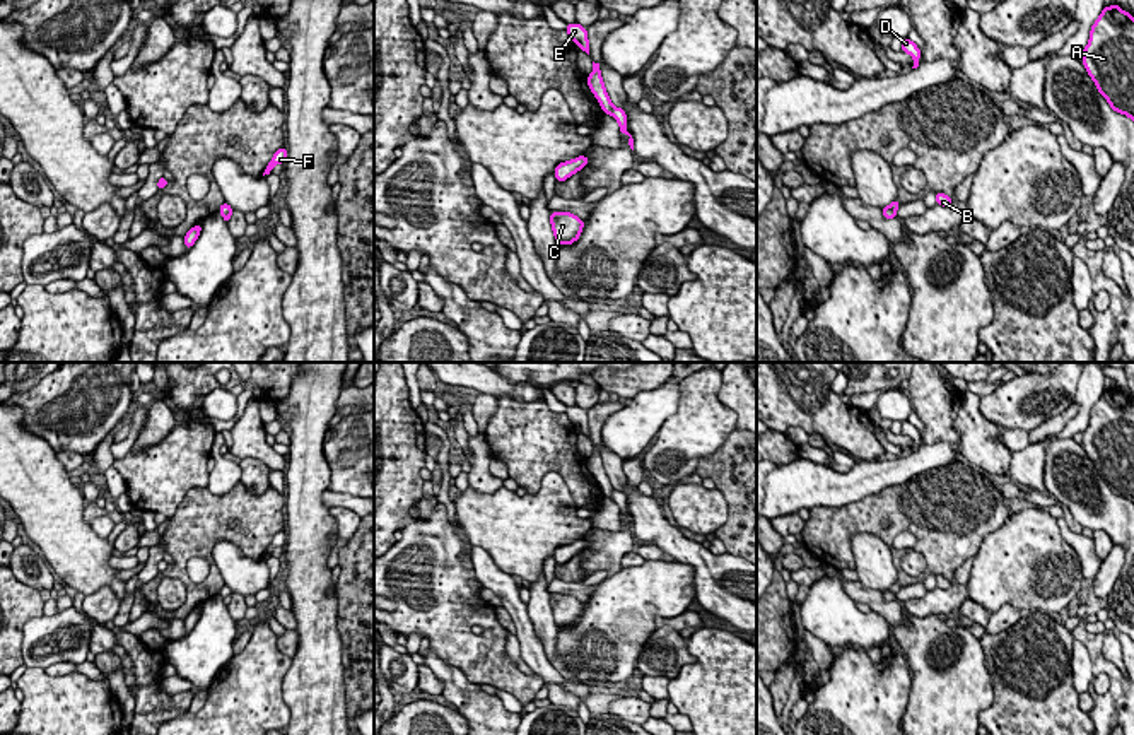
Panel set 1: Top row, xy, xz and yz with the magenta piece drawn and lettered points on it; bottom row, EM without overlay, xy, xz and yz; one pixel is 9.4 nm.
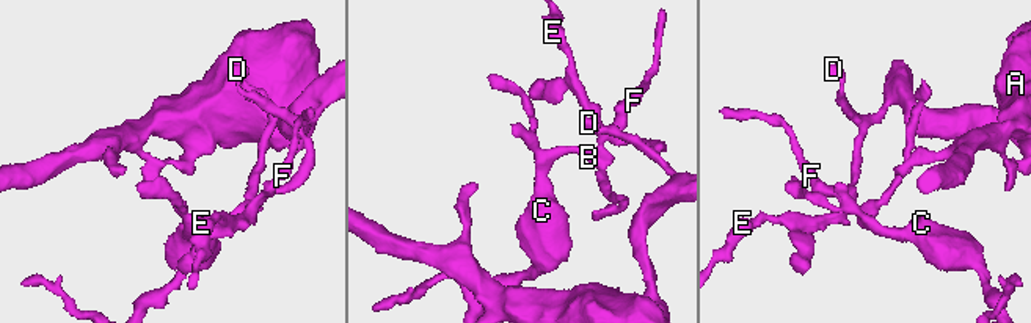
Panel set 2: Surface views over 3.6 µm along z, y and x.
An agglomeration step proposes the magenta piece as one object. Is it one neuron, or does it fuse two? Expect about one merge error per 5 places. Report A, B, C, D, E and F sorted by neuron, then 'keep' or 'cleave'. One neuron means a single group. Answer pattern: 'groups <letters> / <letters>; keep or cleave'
groups A D / B C E F; cleave

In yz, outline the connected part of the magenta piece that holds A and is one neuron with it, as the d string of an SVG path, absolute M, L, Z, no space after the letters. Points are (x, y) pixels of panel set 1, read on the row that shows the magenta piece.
M1117 3L1105 7L1083 50L1088 75L1110 108L1134 120L1134 17Z

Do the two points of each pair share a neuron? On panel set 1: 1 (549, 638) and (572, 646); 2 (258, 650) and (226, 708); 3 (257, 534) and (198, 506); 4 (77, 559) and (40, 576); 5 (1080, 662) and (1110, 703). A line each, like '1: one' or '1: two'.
1: two
2: one
3: one
4: two
5: two

